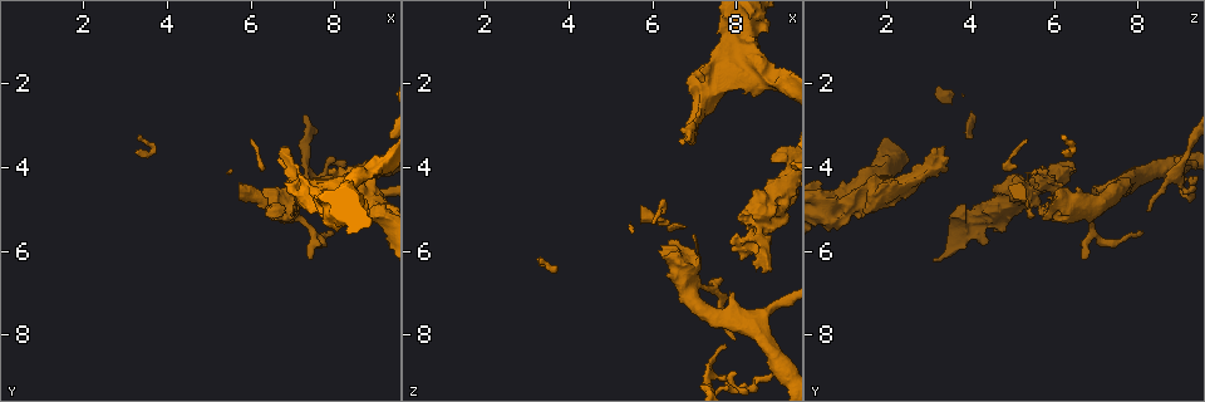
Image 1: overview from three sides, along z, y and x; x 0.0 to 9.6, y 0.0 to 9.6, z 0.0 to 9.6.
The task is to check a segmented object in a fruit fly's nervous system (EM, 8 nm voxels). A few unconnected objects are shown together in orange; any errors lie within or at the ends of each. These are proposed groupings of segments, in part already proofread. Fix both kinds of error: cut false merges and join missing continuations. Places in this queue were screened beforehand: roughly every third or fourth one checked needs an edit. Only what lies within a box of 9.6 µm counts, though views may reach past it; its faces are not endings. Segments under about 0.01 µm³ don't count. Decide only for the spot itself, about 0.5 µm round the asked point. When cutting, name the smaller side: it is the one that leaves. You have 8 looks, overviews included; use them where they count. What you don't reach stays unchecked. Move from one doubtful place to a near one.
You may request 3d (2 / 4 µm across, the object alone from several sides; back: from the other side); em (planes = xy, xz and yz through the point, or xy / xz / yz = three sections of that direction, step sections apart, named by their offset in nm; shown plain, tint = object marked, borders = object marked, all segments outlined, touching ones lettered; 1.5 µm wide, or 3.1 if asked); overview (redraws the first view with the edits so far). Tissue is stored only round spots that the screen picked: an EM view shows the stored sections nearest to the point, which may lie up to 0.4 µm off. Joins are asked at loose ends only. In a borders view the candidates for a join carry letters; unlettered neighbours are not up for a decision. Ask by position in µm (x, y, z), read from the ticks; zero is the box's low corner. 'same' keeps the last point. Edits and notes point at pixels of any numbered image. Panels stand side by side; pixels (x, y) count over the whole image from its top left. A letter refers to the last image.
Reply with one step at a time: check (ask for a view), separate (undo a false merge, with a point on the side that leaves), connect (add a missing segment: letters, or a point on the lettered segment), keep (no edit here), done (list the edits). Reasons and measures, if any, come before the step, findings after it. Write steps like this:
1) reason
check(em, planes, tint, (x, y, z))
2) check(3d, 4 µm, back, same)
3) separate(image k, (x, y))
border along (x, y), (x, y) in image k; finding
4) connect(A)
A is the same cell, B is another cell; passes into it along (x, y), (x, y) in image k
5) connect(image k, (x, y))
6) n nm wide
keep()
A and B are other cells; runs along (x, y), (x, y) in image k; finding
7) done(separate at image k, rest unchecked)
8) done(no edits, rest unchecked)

check(em, planes, borders, (8.70, 3.85, 6.40))

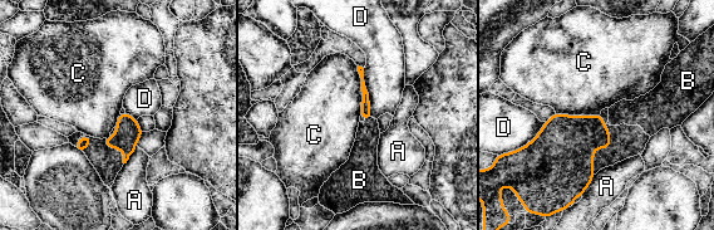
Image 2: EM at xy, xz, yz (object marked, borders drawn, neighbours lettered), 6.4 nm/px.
D touches over 320 nm
connect(B)
B is the same cell, A, C and D are other cells; passes into it along (365, 113), (368, 118), (364, 153) in image 2; it goes on there

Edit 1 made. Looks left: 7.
four or more arms meet
check(3d, 4 µm, (8.15, 4.90, 1.10))

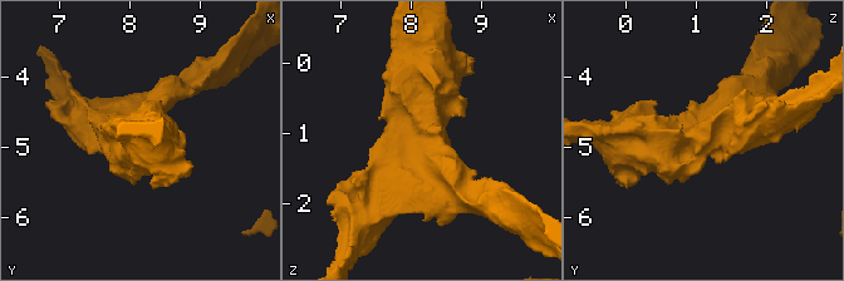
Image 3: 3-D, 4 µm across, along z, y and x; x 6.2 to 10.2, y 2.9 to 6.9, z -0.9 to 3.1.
4 arms; now the EM
check(em, 3.1 µm, planes, tint, (8.15, 4.85, 1.15))

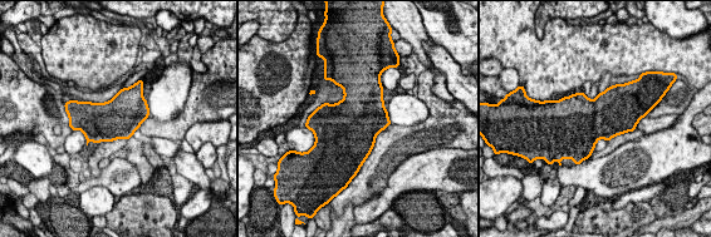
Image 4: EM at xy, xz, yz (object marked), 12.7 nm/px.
see the neighbours
check(em, 3.1 µm, planes, borders, same)

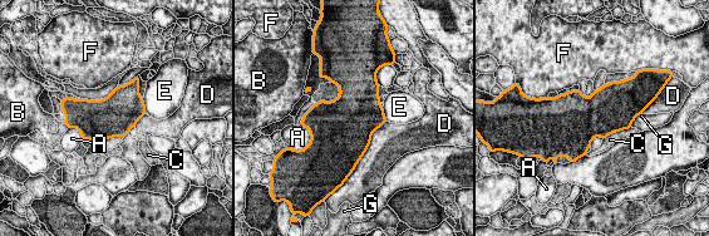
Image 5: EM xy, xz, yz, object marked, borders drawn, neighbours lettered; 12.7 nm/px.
keep()
A, B, C, D, E, F and G are other cells; border along (631, 127), (609, 133), (602, 139) in image 5; all the same neuron

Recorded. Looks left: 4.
an open end
check(3d, 4 µm, (8.90, 5.25, 3.90))

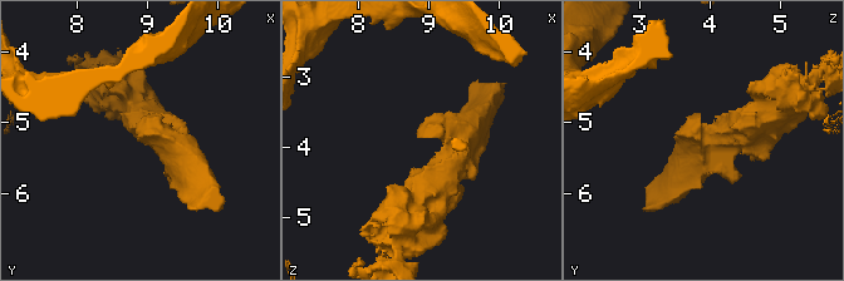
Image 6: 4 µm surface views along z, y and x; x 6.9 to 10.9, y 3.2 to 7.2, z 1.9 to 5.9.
shape alone is not enough
check(em, xz, step 8, borders, (8.85, 5.25, 3.85))

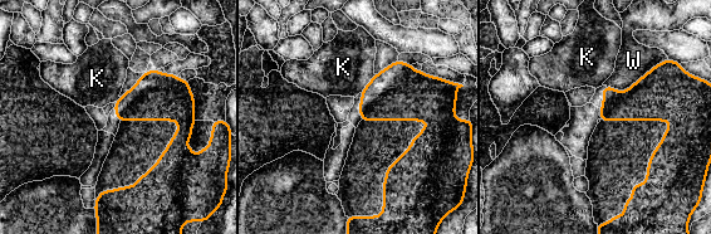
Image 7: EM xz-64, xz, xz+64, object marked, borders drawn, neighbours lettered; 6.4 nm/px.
another direction
check(em, planes, borders, same)

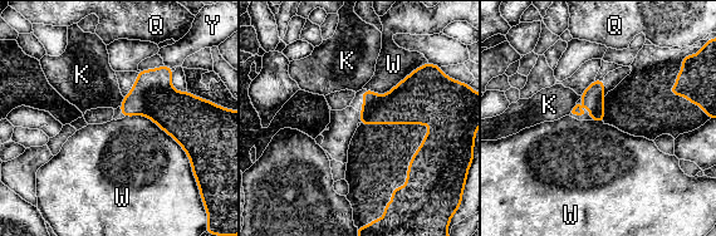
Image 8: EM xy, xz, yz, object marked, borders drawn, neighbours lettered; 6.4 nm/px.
W touches over 550 nm
connect(K)
K is the same cell, Q, W and Y are other cells; passes into it along (152, 96), (122, 102), (89, 82) in image 8; it goes on there

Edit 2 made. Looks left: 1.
done(connect at image 2, connect at image 8, rest unchecked)

